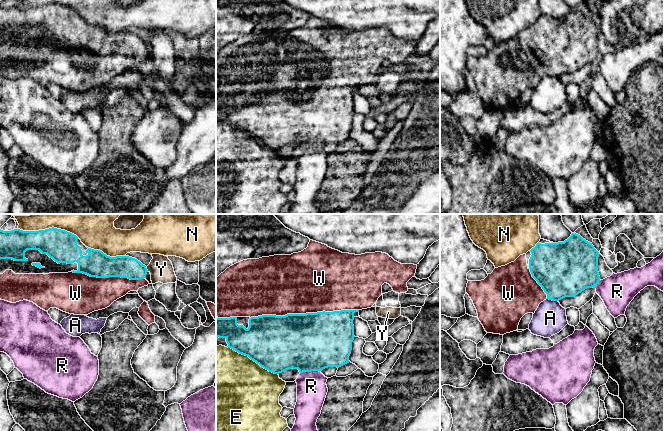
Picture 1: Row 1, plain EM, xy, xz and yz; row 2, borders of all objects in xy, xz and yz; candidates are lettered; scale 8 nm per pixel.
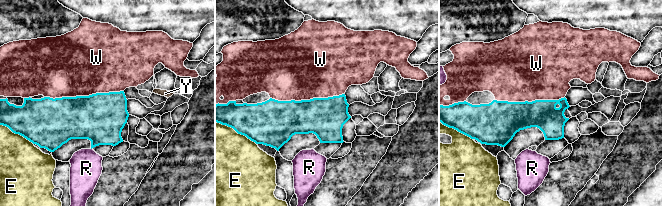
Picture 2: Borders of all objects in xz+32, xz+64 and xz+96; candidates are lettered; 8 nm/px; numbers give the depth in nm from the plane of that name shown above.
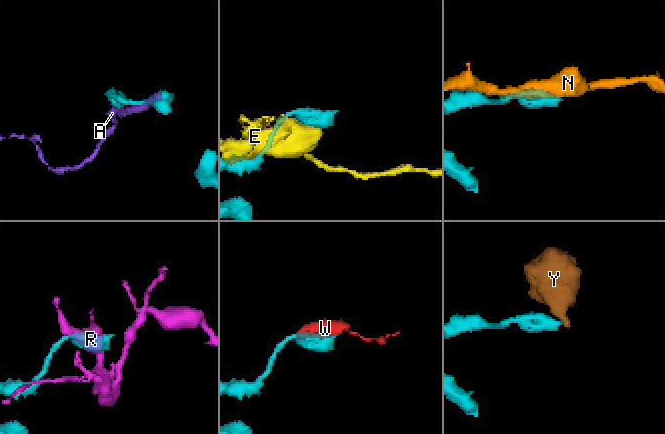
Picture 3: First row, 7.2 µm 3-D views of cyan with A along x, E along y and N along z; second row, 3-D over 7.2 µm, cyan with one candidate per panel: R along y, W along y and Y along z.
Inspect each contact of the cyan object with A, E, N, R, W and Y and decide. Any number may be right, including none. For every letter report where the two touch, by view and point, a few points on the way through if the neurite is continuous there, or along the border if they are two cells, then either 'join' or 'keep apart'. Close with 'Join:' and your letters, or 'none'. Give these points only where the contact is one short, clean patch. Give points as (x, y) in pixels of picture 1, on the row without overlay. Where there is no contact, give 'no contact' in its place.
A: contact yz (552, 76); keep apart
E: contact xz (252, 135); keep apart
N: contact xy (48, 5); keep apart
R: contact xz (309, 147); keep apart
W: contact xz (304, 90); join
Y: contact xy (146, 45); border xy (145, 43), (148, 47); keep apart
Join: W

